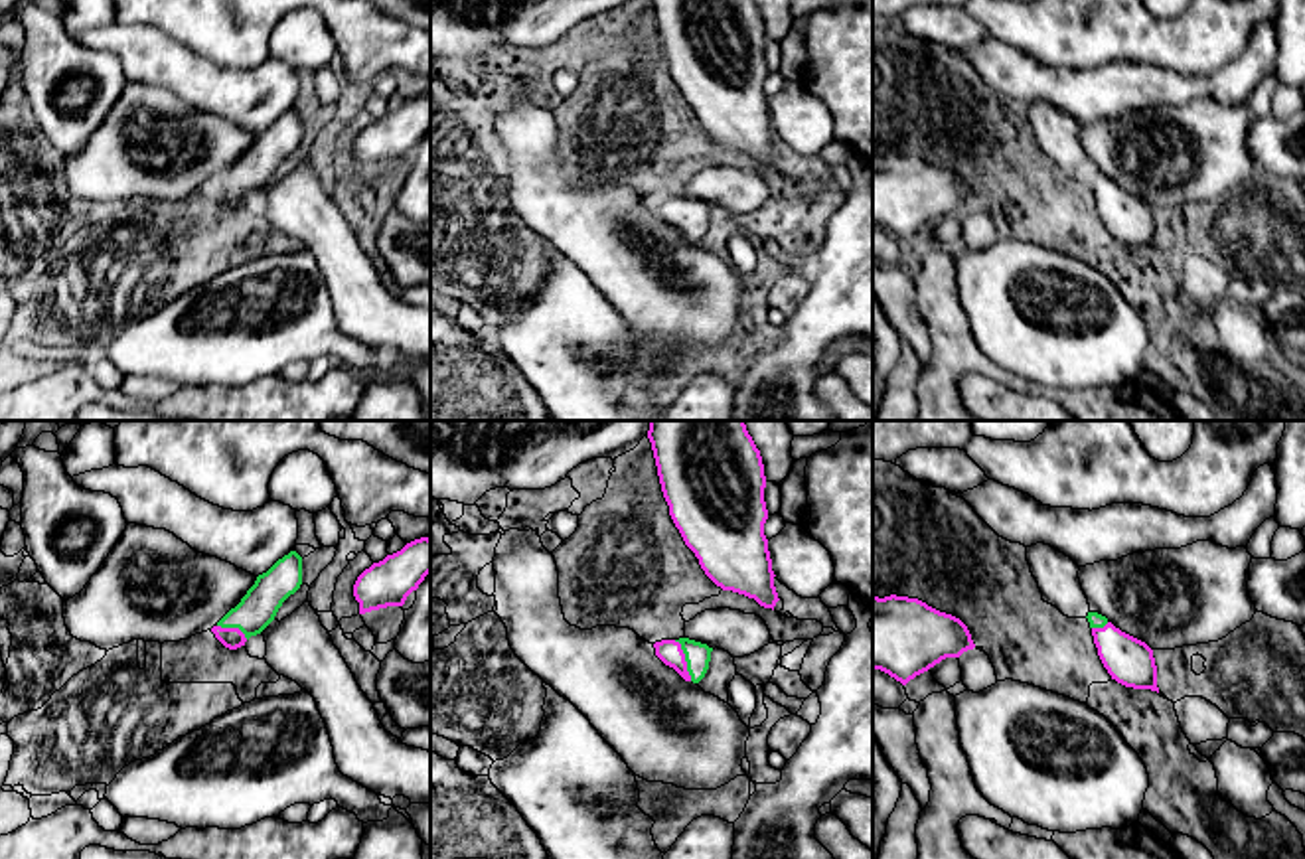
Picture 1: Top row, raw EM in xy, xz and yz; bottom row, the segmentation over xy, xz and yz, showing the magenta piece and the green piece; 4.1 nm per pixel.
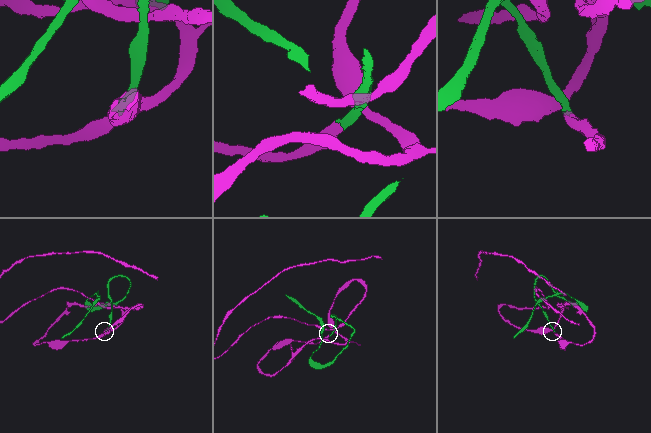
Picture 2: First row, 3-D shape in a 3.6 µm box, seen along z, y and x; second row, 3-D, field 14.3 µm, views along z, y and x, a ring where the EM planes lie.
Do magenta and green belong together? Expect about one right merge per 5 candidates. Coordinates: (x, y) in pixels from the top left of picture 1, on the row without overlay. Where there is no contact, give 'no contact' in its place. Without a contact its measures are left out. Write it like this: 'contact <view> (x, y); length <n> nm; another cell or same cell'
contact xz (684, 218); length 180 nm; same cell

